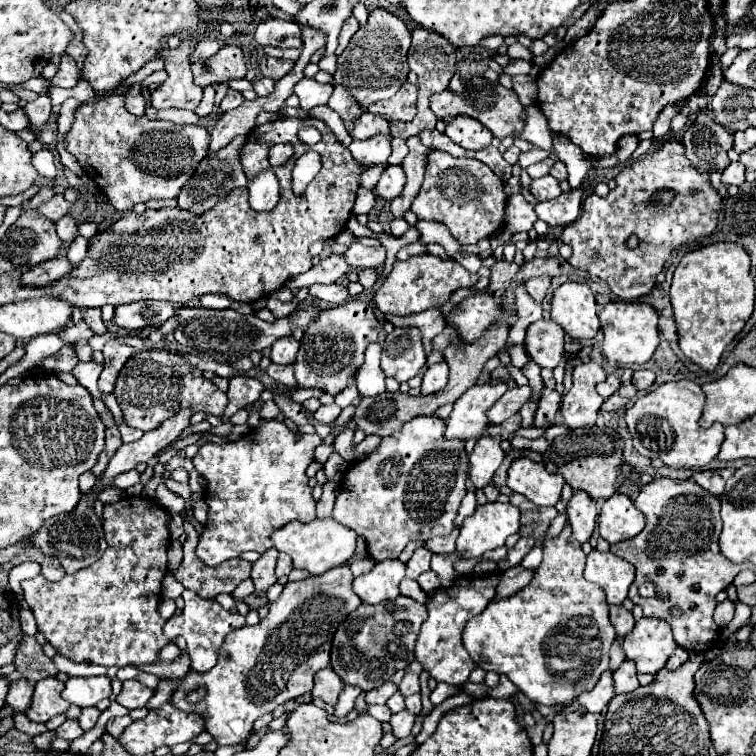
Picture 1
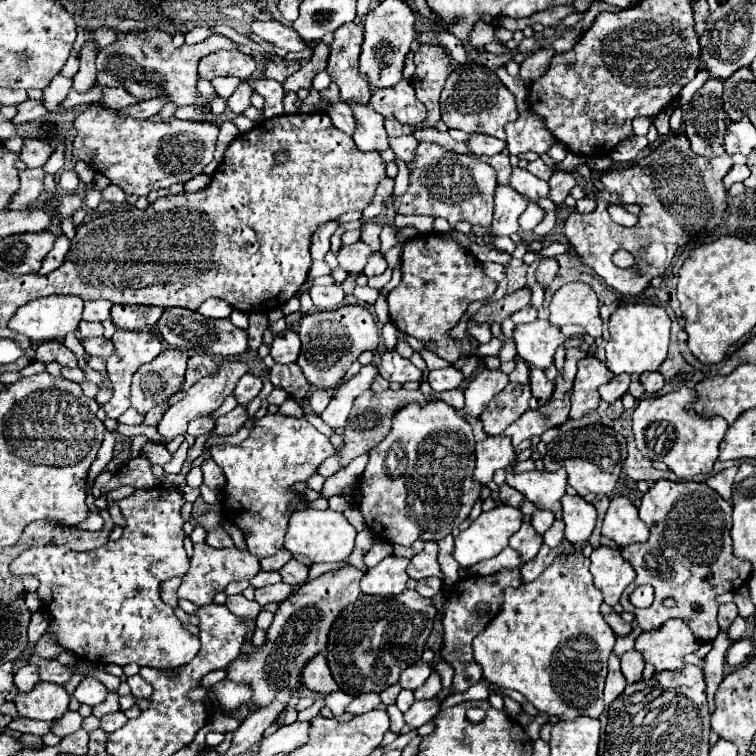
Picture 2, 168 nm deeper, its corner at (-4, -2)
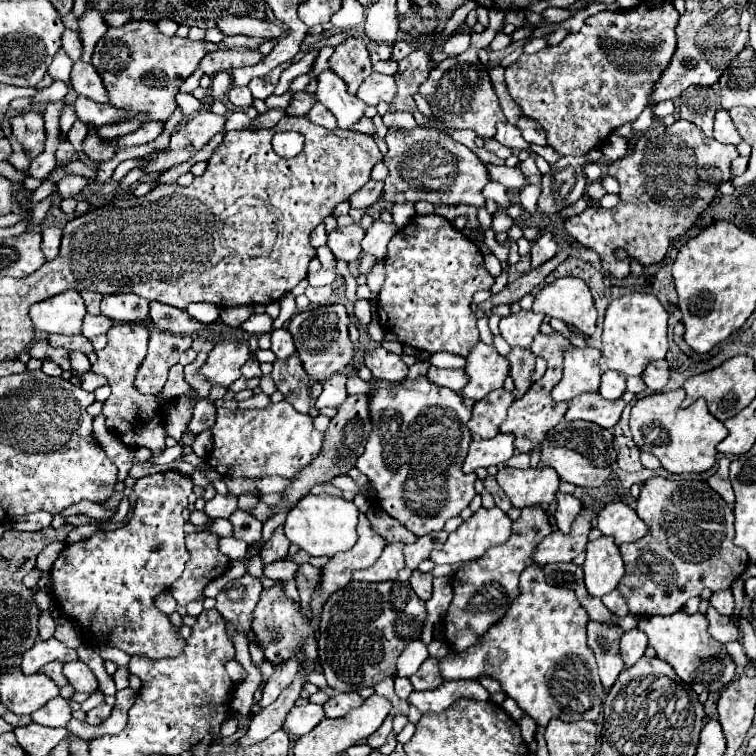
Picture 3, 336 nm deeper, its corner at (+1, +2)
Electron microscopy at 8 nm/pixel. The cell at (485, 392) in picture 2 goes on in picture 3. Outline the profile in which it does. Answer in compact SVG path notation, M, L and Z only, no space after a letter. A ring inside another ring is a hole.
M478 341L466 357L466 371L470 381L462 395L472 401L480 401L490 391L502 387L508 377L508 359L502 357L494 345Z

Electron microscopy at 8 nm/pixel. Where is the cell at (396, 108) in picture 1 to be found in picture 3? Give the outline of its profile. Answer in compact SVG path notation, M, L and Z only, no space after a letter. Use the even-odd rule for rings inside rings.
M380 73L368 75L368 79L364 79L364 83L360 85L360 89L356 93L356 97L360 101L364 101L366 105L378 105L380 101L390 103L390 99L394 99L394 95L396 95L394 77L380 75Z

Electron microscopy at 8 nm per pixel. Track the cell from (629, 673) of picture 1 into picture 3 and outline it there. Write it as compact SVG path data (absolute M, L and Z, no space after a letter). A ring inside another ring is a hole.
M638 627L632 629L632 631L626 631L620 639L620 655L626 663L626 667L632 667L642 655L644 655L644 649L648 645L648 639L644 635L644 631L640 631Z

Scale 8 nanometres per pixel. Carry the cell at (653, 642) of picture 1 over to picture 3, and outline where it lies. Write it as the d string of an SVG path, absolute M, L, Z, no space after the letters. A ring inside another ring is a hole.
M678 611L674 615L664 615L664 617L644 617L644 619L640 619L638 627L648 635L648 645L652 645L656 649L656 657L670 663L674 667L676 675L684 683L688 683L696 693L702 693L702 691L718 693L728 683L734 681L736 663L728 655L726 647L708 633L708 619L704 613L688 615L684 611ZM704 663L708 663L708 667L712 667L712 673L708 673L708 677L696 677L696 671Z

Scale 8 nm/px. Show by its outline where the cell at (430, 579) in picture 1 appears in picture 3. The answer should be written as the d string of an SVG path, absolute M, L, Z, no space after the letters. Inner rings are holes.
M414 571L412 577L410 577L410 585L414 589L414 593L422 599L422 601L428 601L432 597L432 573L422 573L422 571Z

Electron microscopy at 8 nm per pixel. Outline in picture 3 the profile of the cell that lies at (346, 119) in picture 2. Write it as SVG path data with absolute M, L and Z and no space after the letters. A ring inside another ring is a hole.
M314 103L314 107L308 111L306 115L314 125L326 127L326 129L334 129L336 127L336 119L334 115L330 115L330 111L326 107L320 107L320 103Z

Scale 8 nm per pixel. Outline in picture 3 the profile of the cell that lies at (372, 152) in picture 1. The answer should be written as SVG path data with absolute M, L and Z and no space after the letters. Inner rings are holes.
M332 69L322 71L316 81L318 85L314 95L318 103L326 105L326 109L336 117L338 127L348 129L352 123L362 119L366 105L360 103L360 99L356 99L354 95L348 95L346 83Z

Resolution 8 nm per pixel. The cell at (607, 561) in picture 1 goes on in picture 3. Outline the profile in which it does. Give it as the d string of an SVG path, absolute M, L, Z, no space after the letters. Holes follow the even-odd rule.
M600 537L586 543L586 561L582 565L586 589L594 597L602 597L618 587L624 577L624 563L614 539Z

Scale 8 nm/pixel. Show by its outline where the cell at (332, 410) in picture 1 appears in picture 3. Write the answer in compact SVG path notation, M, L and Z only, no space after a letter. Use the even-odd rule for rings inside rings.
M336 373L336 375L332 375L332 379L326 379L324 381L324 391L318 395L318 399L314 401L314 405L318 409L340 407L340 403L348 397L348 393L346 393L346 381L348 381L348 377L344 373Z

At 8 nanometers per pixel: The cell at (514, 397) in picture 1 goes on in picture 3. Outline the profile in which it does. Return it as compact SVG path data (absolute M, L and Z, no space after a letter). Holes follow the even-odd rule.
M496 389L478 401L472 409L472 419L468 421L470 433L480 439L492 439L498 433L498 427L504 421L504 415L512 401L514 395L504 389Z

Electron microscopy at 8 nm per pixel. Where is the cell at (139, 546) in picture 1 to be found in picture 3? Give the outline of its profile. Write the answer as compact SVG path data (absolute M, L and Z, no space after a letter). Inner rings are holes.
M166 471L166 473L156 473L156 475L140 477L140 479L136 481L136 485L134 485L134 491L136 491L136 497L138 497L136 511L132 513L132 517L130 517L122 527L118 527L118 529L114 529L114 531L100 531L100 533L94 533L94 535L90 535L88 539L78 541L78 543L74 543L74 545L66 545L66 547L60 551L60 555L58 555L58 559L54 561L52 571L50 571L52 581L54 581L54 585L52 585L52 597L54 597L56 605L58 605L58 609L60 609L68 619L72 619L76 625L80 625L82 629L90 629L90 627L94 625L94 645L96 645L96 647L98 647L98 645L112 645L112 647L118 647L118 649L126 651L128 655L148 655L150 659L176 657L176 655L180 655L180 651L184 649L184 643L186 643L186 641L182 641L182 639L178 637L178 629L168 621L168 617L166 617L164 613L160 613L160 611L154 607L154 597L160 595L162 591L170 589L172 583L174 583L176 579L180 579L180 575L182 575L182 571L184 571L184 565L186 565L186 561L190 559L188 549L186 549L186 543L184 543L184 523L186 523L186 521L184 521L184 517L182 517L182 511L184 511L186 505L188 505L188 495L192 493L192 487L194 487L192 477L190 477L190 475L184 475L184 473L180 473L180 471Z

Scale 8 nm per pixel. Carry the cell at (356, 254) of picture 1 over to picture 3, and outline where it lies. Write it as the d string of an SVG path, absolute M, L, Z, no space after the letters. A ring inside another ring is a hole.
M360 225L338 227L328 235L328 247L336 259L354 261L362 253L362 247L360 247L362 239L364 239L364 229Z

